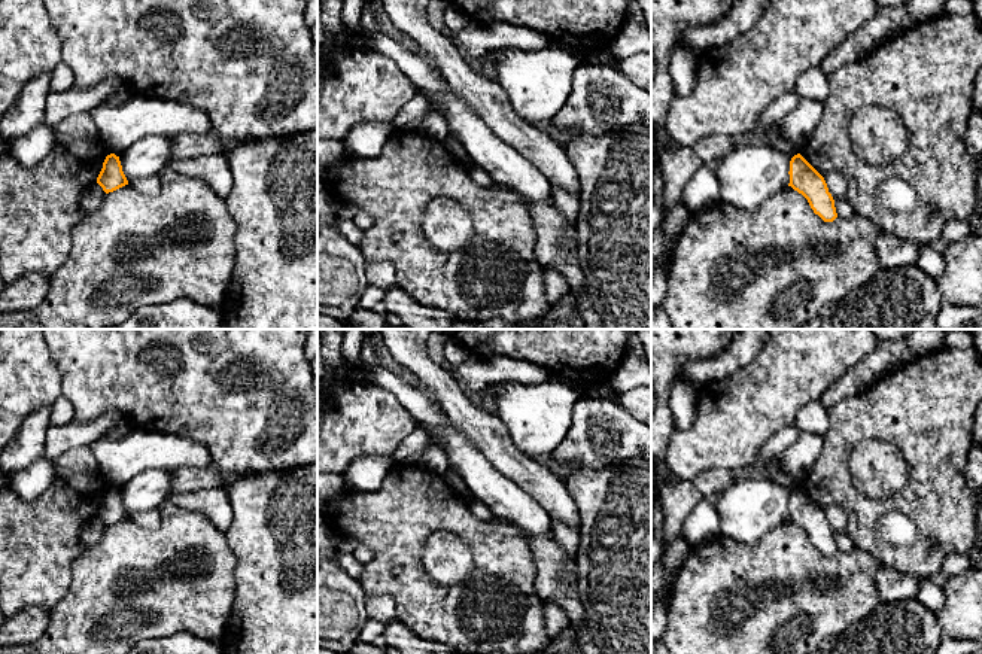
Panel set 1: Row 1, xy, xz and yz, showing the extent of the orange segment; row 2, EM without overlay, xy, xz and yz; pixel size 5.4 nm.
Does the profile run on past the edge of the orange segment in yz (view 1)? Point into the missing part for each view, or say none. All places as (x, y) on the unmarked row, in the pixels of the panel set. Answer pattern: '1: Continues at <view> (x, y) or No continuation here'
1: No continuation here

